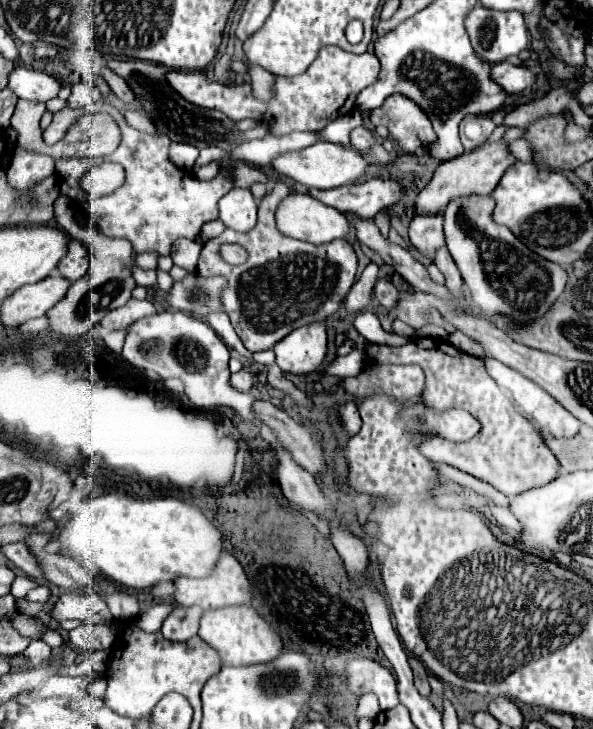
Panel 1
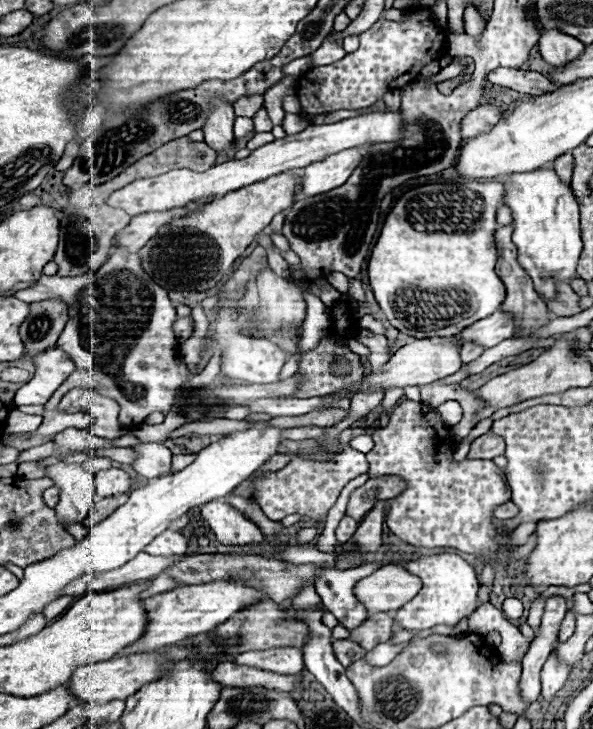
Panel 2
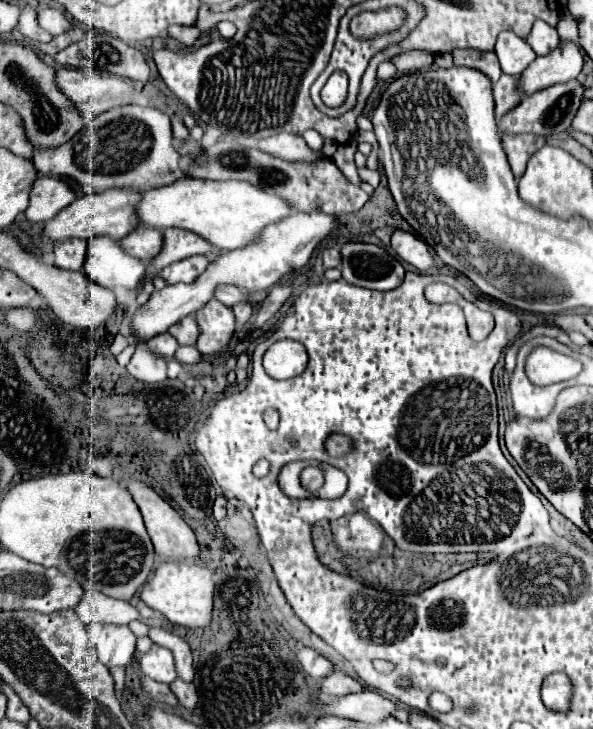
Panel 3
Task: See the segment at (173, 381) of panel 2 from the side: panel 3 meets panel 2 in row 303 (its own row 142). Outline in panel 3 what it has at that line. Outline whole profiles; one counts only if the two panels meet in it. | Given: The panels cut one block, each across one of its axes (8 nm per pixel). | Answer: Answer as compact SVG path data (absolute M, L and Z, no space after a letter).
M130 104L130 106L120 106L120 108L112 108L108 112L102 112L100 116L90 120L72 140L68 140L66 144L60 144L56 148L40 148L40 146L32 144L30 140L28 140L28 144L32 146L32 152L34 152L32 160L40 174L70 176L82 184L84 194L98 194L108 188L122 188L122 186L138 188L138 190L158 188L158 186L176 182L182 174L182 168L178 166L180 154L172 146L170 118L152 106Z

